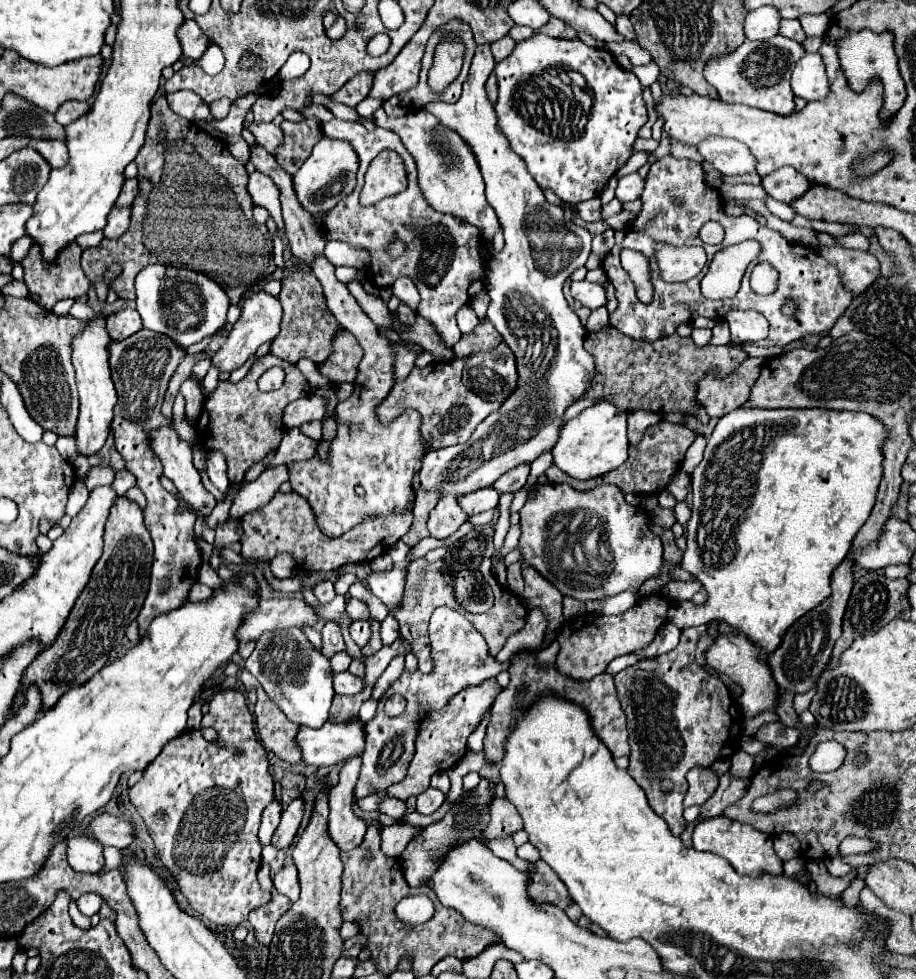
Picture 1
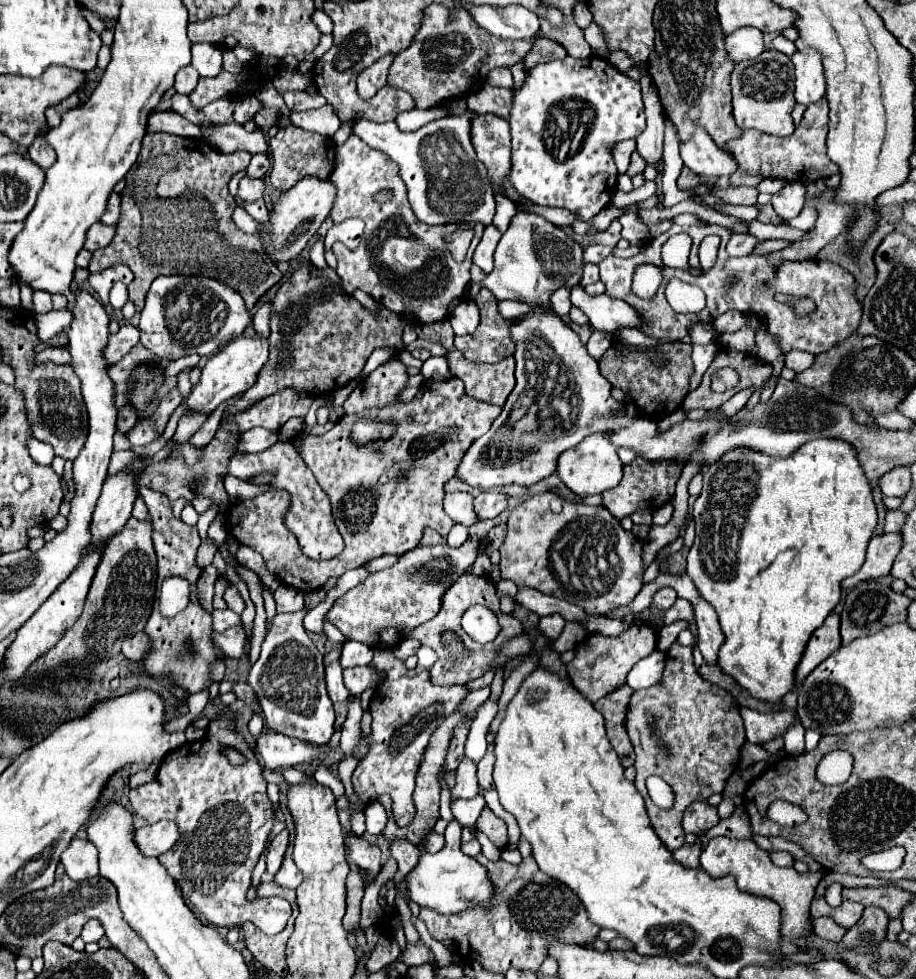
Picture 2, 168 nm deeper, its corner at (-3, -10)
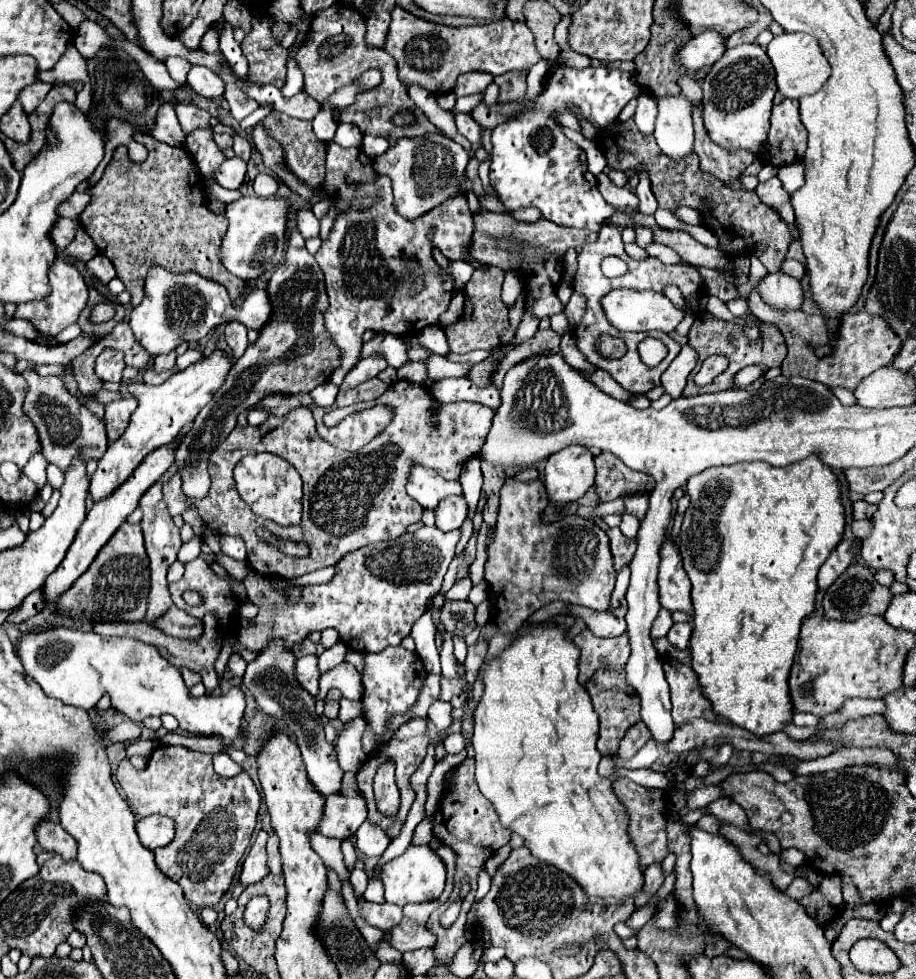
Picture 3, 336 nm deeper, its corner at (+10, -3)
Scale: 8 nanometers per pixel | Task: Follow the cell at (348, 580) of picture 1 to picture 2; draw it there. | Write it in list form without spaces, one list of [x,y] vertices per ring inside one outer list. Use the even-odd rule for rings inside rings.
[[[325,616],[325,620],[323,620],[323,632],[325,632],[325,636],[327,636],[331,642],[335,642],[335,644],[343,644],[343,642],[345,642],[345,636],[339,632],[339,628],[337,628],[335,624],[331,624],[331,622],[327,620],[327,616]]]

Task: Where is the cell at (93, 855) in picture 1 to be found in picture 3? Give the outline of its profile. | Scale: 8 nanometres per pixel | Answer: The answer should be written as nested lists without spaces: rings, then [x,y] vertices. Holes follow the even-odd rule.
[[[48,819],[40,821],[36,837],[42,849],[58,853],[64,859],[76,859],[76,839],[72,839],[72,835],[68,835],[60,823],[52,823]]]

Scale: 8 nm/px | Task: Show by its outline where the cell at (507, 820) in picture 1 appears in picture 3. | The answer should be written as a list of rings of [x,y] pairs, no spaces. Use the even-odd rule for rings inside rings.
[[[464,759],[458,767],[454,767],[454,781],[448,787],[448,791],[442,793],[440,805],[432,815],[432,823],[434,823],[434,837],[456,853],[456,875],[470,877],[472,881],[470,895],[474,895],[476,893],[474,877],[478,877],[478,873],[484,869],[486,859],[510,841],[512,831],[500,825],[492,803],[488,803],[488,799],[484,799],[484,795],[476,787],[472,759]]]

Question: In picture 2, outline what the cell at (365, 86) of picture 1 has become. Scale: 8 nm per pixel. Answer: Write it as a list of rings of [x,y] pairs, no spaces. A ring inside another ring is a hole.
[[[383,56],[379,58],[373,66],[365,68],[359,76],[357,76],[357,92],[363,100],[373,98],[385,84],[387,84],[387,70],[393,62],[393,56]]]

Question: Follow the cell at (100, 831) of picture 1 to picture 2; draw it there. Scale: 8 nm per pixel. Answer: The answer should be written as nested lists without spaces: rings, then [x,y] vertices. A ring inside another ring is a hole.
[[[161,820],[157,824],[149,824],[133,832],[133,842],[141,850],[141,854],[147,856],[159,856],[167,852],[177,838],[179,838],[179,830],[175,834],[175,822],[171,820]]]

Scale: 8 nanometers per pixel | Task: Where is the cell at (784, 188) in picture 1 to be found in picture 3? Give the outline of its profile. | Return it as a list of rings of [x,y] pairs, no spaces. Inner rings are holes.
[[[772,177],[772,179],[764,181],[764,183],[758,183],[756,193],[758,193],[762,203],[766,203],[766,205],[770,205],[774,209],[780,209],[784,203],[788,203],[788,193],[784,191],[778,177]]]

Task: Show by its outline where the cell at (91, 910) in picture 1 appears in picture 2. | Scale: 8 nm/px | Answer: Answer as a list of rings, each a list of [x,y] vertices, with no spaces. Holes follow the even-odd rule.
[[[89,920],[85,926],[83,926],[83,932],[81,932],[81,938],[85,942],[97,942],[101,936],[105,934],[101,922],[95,922],[95,920]]]

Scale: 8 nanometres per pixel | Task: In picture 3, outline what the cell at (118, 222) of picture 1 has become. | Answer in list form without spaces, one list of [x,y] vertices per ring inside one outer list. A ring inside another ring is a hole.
[[[64,217],[56,219],[54,229],[50,231],[50,239],[56,245],[56,251],[64,251],[70,245],[70,241],[74,239],[78,227],[80,225],[78,225],[76,219],[64,219]]]

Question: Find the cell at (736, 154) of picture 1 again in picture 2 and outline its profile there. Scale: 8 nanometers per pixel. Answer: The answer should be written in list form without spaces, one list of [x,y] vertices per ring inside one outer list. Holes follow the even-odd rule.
[[[697,130],[689,142],[681,144],[681,158],[689,170],[699,176],[731,176],[737,172],[739,162],[731,152],[721,150],[709,134]]]

